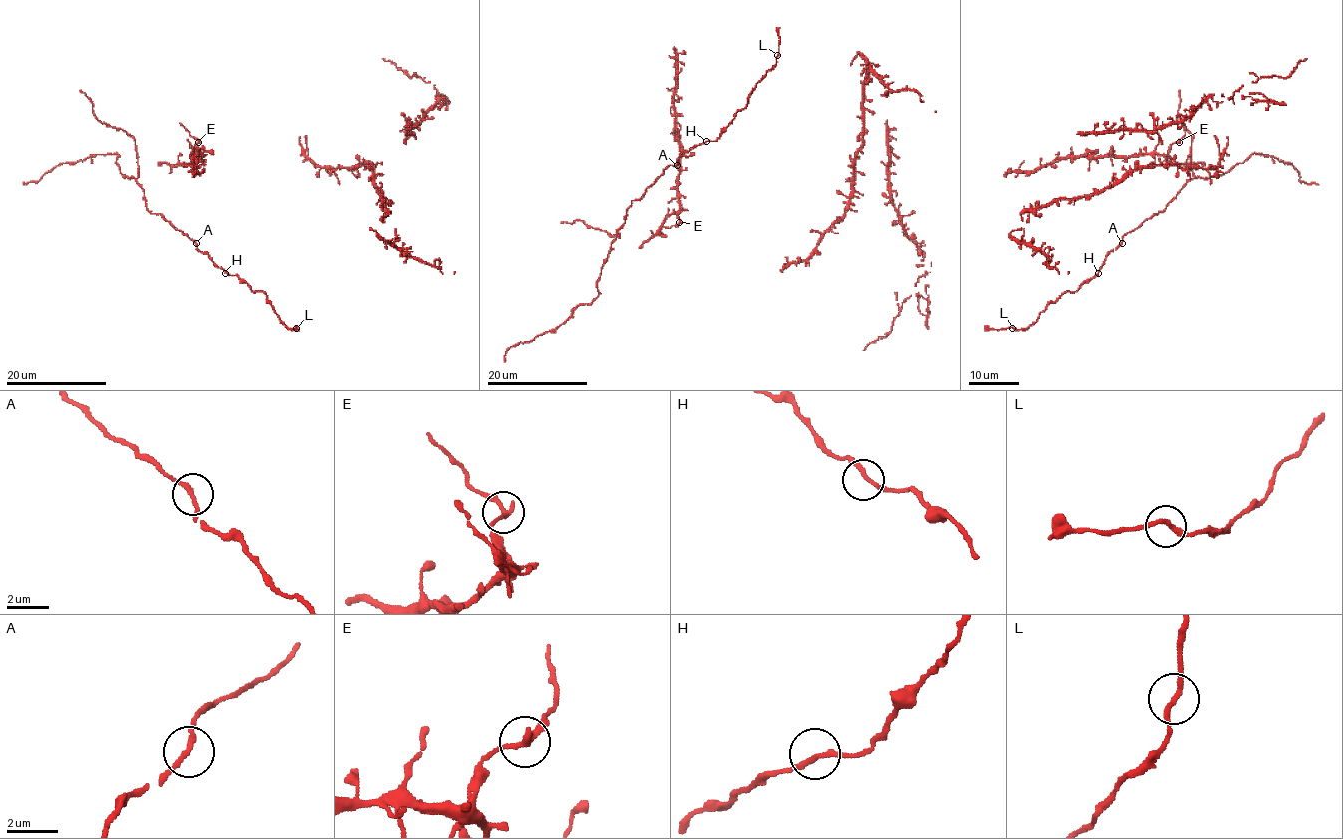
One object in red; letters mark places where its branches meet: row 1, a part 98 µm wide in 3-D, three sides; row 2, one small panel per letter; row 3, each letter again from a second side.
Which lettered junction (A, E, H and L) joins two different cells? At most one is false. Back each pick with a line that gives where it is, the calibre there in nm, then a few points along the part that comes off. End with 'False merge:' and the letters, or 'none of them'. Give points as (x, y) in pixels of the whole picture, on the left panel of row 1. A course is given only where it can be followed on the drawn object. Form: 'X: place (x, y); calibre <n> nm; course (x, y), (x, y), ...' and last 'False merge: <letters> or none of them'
False merge: none of them

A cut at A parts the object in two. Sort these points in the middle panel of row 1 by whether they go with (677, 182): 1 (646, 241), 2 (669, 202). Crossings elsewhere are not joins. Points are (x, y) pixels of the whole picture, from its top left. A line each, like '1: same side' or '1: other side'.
1: same side
2: same side

